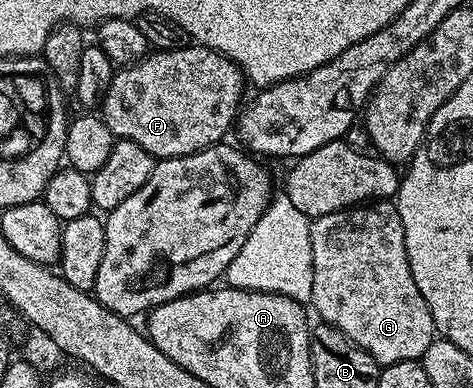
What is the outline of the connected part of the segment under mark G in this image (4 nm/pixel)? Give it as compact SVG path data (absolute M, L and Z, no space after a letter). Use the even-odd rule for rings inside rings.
M391 200L365 203L351 209L343 209L337 213L315 218L312 221L312 230L310 231L310 251L314 267L314 287L312 288L310 305L311 308L316 308L316 313L320 316L317 318L323 324L332 325L338 331L342 331L342 335L346 335L355 345L366 350L382 367L403 361L420 361L423 358L426 347L430 347L430 343L437 340L438 330L430 315L430 307L426 303L426 299L422 299L422 291L418 291L418 283L414 283L414 275L410 271L410 263L406 255L406 239L404 238L402 219Z

